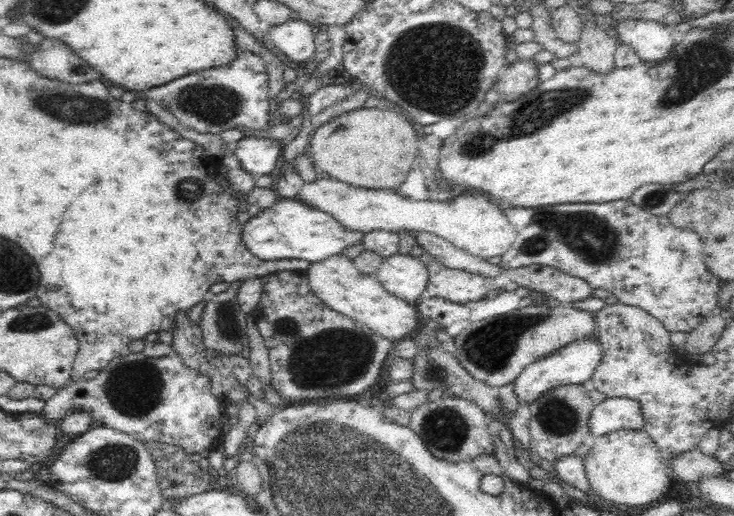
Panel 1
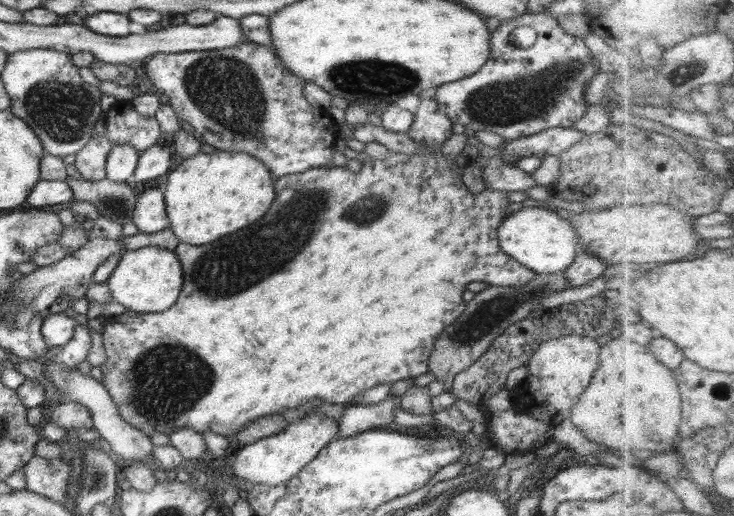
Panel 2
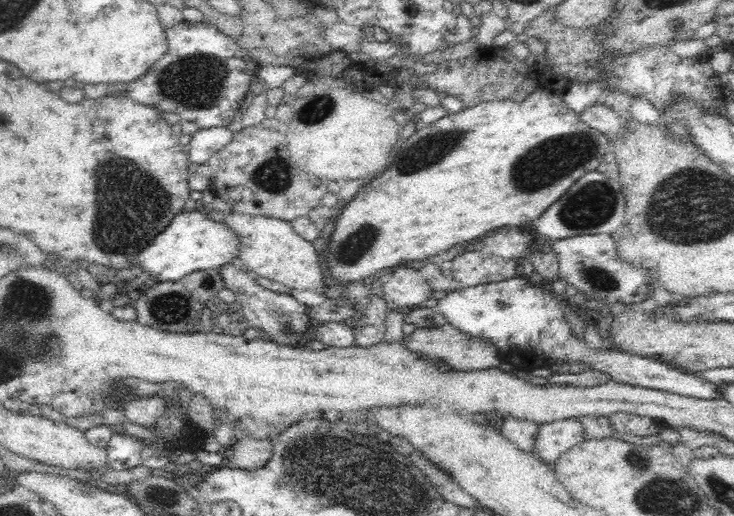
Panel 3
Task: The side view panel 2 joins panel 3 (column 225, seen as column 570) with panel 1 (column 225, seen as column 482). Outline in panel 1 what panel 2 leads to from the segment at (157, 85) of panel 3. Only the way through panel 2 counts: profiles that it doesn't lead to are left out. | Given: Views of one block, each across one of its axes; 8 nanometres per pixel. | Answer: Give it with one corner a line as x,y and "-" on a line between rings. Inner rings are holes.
236,46
235,52
236,60
230,65
192,72
190,76
182,76
164,86
146,90
146,96
170,111
188,130
206,134
219,134
238,126
246,126
254,131
264,130
272,122
268,107
269,74
266,64
250,50

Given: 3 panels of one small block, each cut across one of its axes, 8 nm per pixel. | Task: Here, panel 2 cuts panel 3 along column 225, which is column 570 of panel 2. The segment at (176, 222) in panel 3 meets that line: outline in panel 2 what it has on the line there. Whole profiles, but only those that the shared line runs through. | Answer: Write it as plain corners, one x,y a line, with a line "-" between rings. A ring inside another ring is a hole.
523,207
514,211
498,226
500,249
536,275
566,270
574,263
579,249
578,233
568,220
562,219
552,207

